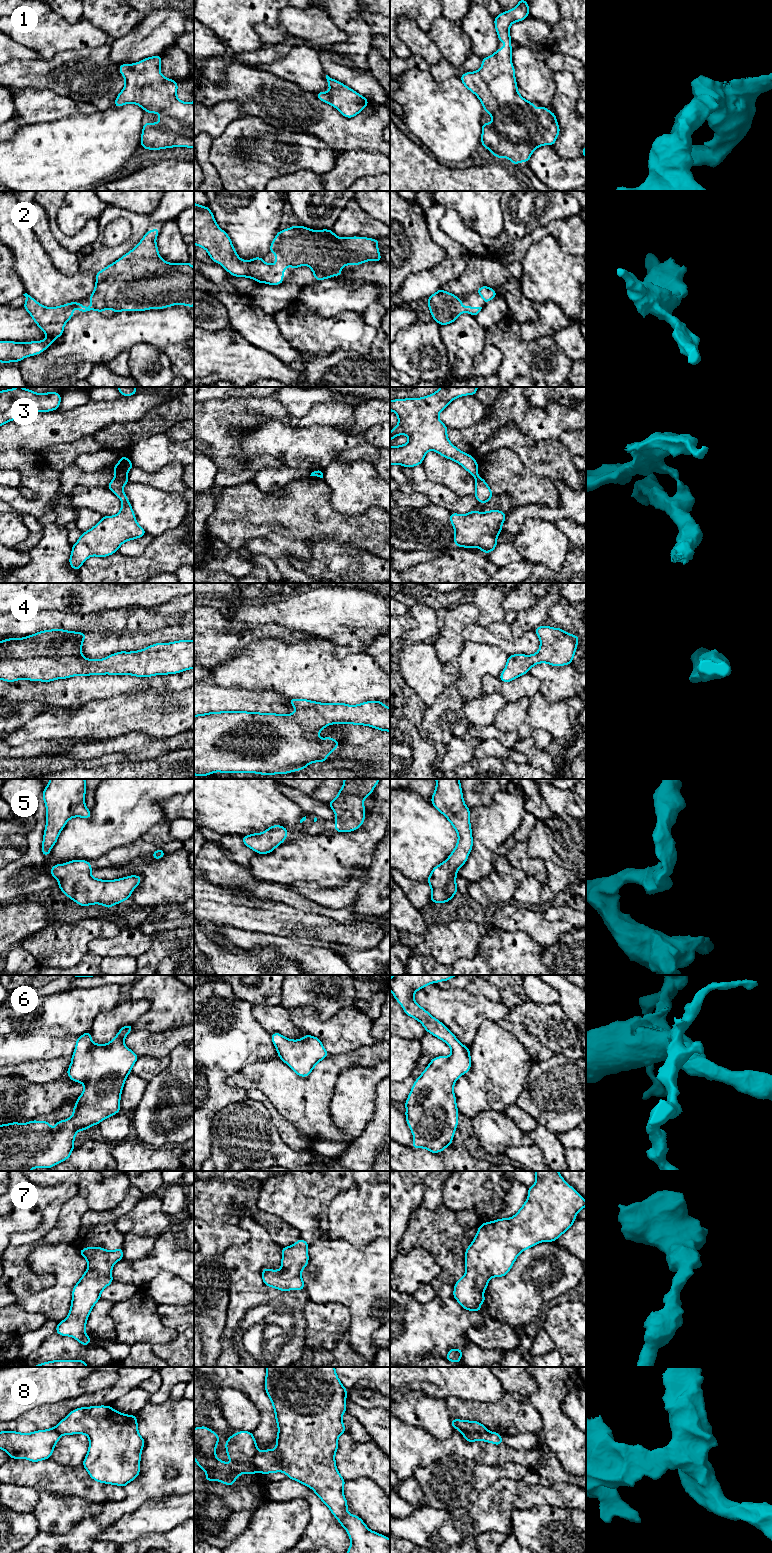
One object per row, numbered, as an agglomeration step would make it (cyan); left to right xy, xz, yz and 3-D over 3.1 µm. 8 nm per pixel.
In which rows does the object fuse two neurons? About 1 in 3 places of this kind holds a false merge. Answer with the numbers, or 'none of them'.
3, 8

